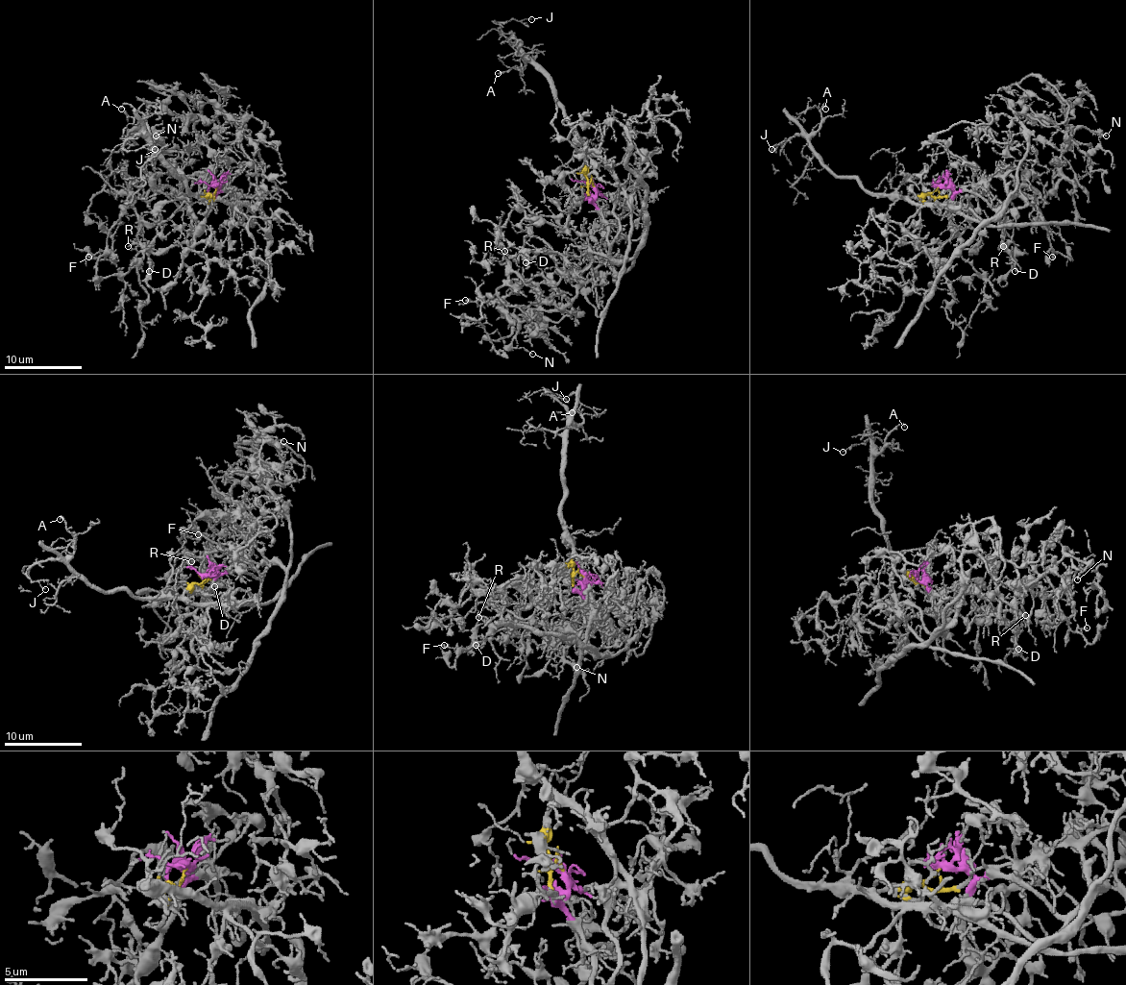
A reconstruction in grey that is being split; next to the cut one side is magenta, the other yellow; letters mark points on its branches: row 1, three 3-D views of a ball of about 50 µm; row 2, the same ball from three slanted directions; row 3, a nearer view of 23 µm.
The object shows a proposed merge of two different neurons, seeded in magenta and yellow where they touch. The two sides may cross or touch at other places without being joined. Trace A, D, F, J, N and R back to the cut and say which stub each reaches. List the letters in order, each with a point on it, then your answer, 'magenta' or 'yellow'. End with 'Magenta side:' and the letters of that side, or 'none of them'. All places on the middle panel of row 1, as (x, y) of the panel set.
A: (498, 73) | yellow
D: (526, 262) | magenta
F: (465, 300) | magenta
J: (531, 19) | yellow
N: (532, 354) | magenta
R: (504, 251) | magenta
Magenta side: D, F, N, R

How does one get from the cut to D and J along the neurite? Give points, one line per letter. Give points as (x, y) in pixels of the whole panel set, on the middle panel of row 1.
D: (593, 184), (608, 255), (593, 253), (572, 272), (558, 268), (564, 272), (560, 255), (536, 249), (525, 262)
J: (593, 184), (587, 167), (589, 148), (555, 102), (553, 85), (500, 26), (503, 22), (530, 18)

